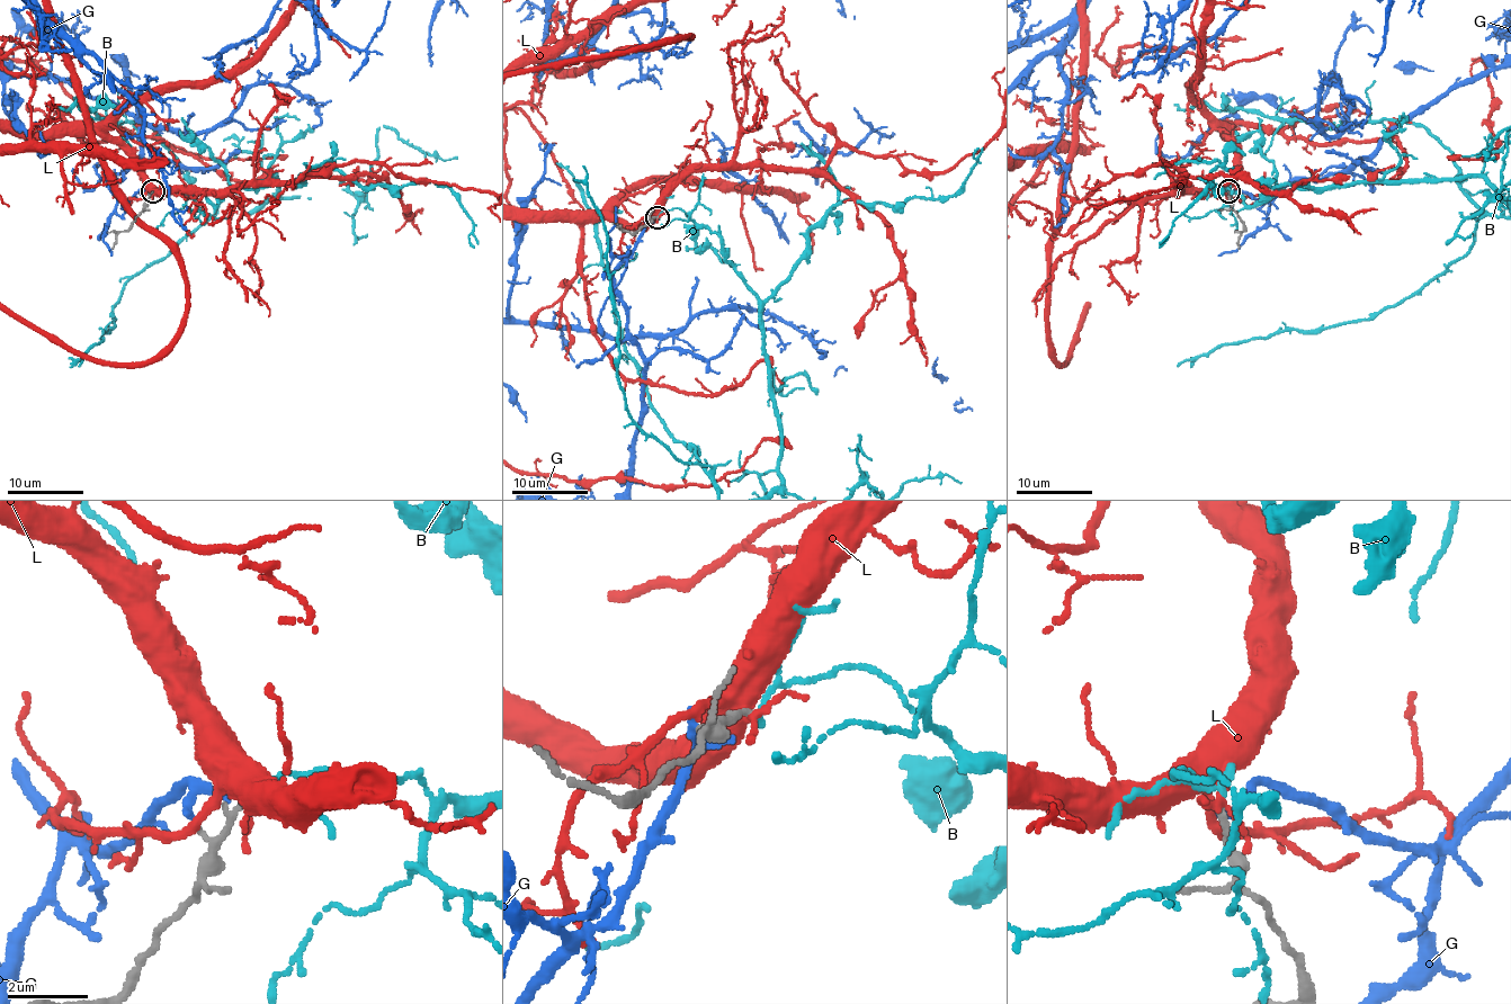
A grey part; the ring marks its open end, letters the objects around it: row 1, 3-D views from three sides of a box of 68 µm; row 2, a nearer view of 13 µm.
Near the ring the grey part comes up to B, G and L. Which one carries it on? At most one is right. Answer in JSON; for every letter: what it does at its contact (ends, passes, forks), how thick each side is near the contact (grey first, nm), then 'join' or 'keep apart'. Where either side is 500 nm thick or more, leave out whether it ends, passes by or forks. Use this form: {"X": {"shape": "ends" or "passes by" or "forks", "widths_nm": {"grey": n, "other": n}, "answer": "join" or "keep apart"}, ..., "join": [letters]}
{"B": {"shape": "ends", "widths_nm": {"grey": 180, "other": 170}, "answer": "keep apart"}, "G": {"shape": "passes by", "widths_nm": {"grey": 110, "other": 150}, "answer": "keep apart"}, "L": {"shape": "forks", "widths_nm": {"grey": 180, "other": 280}, "answer": "keep apart"}, "join": []}

